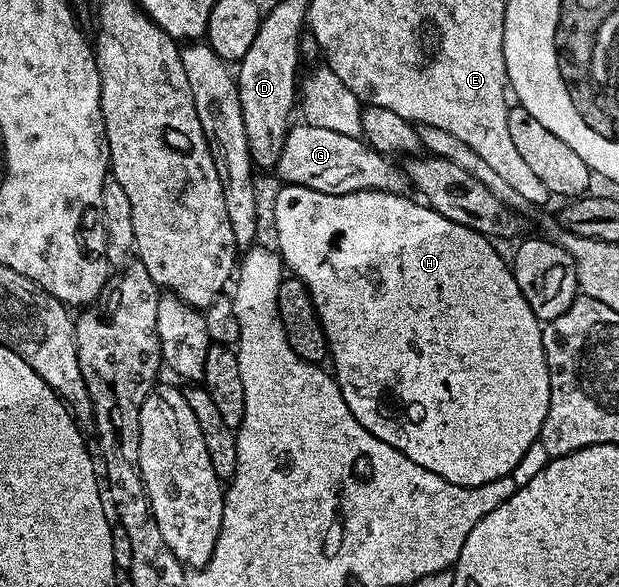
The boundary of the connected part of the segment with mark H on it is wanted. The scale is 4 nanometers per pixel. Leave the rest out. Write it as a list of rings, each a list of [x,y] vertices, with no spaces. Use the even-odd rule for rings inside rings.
[[[284,185],[277,196],[276,202],[277,240],[279,241],[277,253],[279,257],[282,258],[284,267],[286,267],[294,277],[302,280],[305,284],[305,288],[309,292],[309,296],[313,300],[315,311],[319,317],[319,323],[327,337],[330,365],[335,365],[335,370],[333,369],[335,383],[341,388],[341,396],[345,396],[345,404],[349,404],[349,412],[352,416],[355,417],[370,434],[377,436],[377,440],[389,444],[389,448],[397,448],[397,452],[409,456],[409,460],[413,460],[413,464],[421,464],[421,468],[425,468],[429,472],[441,476],[446,482],[451,482],[455,486],[484,486],[498,478],[506,478],[514,475],[516,473],[514,470],[522,464],[523,457],[530,452],[531,445],[534,447],[539,441],[539,433],[543,427],[543,421],[549,412],[549,392],[551,391],[551,371],[547,368],[545,352],[543,351],[543,326],[538,316],[533,312],[533,308],[529,308],[525,296],[521,296],[521,288],[517,288],[515,272],[509,265],[508,259],[506,262],[506,260],[495,251],[496,243],[492,241],[488,235],[479,234],[475,230],[465,228],[461,224],[457,224],[453,220],[441,216],[436,210],[432,210],[430,205],[424,204],[422,201],[420,202],[421,203],[414,202],[411,196],[407,194],[390,194],[389,192],[381,192],[380,190],[358,190],[352,194],[326,194],[325,192],[310,190],[304,186]]]

